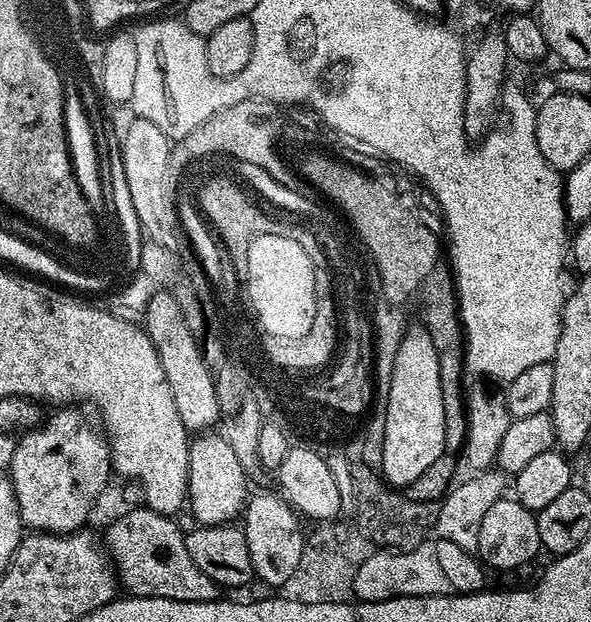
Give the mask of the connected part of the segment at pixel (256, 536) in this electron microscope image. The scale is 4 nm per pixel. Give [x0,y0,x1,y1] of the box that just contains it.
[242,492,306,590]

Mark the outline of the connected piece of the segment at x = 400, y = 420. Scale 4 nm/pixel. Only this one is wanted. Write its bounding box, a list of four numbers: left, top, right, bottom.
[379,327,446,490]

